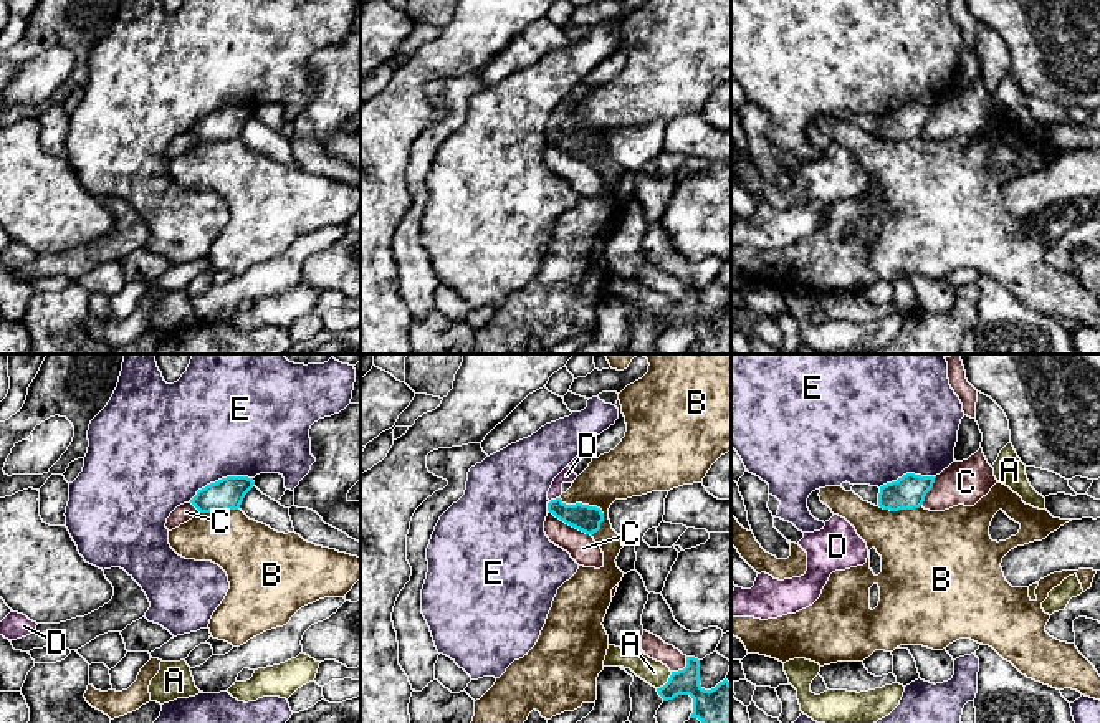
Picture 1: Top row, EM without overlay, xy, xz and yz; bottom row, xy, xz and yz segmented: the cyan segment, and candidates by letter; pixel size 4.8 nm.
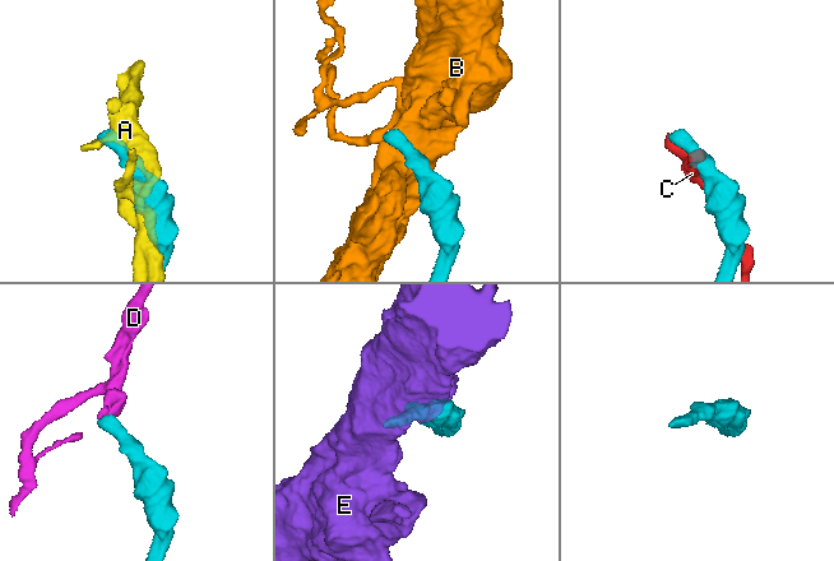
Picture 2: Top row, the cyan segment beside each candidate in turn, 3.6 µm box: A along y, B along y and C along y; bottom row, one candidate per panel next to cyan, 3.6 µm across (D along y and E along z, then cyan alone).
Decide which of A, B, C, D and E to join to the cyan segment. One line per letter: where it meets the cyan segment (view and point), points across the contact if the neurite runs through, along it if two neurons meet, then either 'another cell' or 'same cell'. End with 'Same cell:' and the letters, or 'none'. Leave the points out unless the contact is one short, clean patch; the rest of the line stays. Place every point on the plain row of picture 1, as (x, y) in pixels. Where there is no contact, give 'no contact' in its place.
A: xz (667, 311) | another cell
B: xz (588, 134) | along xz (559, 128), (566, 133), (596, 134), (602, 143), (601, 158) | another cell
C: xz (569, 154) | another cell
D: xz (556, 128) | across xz (586, 148), (568, 143), (556, 128), (556, 114), (566, 105) | same cell
E: xy (219, 110) | another cell
Same cell: D

